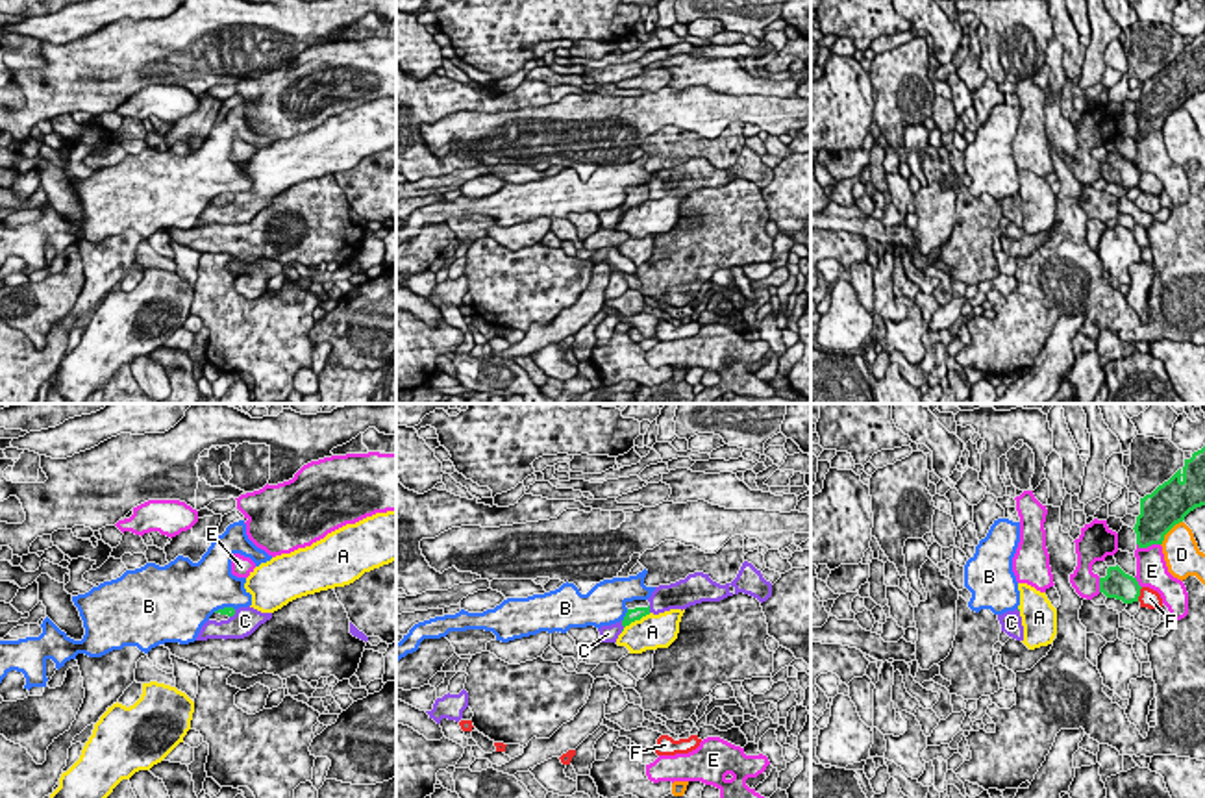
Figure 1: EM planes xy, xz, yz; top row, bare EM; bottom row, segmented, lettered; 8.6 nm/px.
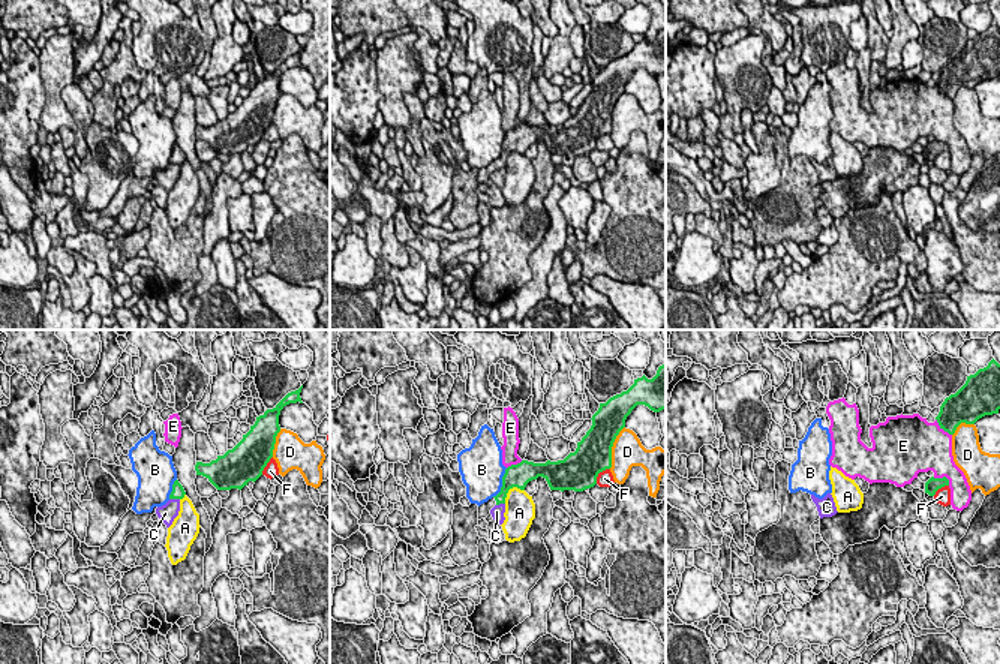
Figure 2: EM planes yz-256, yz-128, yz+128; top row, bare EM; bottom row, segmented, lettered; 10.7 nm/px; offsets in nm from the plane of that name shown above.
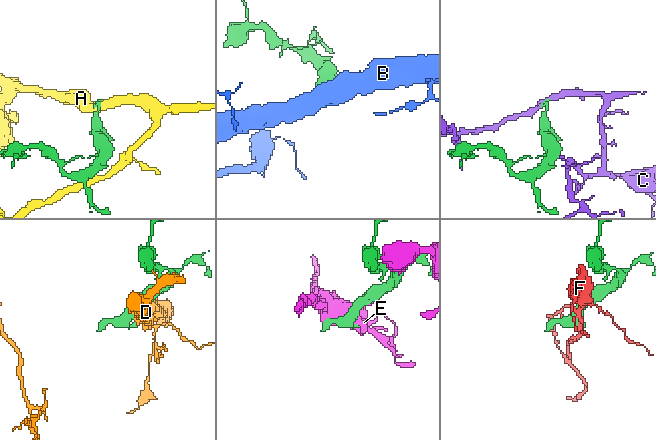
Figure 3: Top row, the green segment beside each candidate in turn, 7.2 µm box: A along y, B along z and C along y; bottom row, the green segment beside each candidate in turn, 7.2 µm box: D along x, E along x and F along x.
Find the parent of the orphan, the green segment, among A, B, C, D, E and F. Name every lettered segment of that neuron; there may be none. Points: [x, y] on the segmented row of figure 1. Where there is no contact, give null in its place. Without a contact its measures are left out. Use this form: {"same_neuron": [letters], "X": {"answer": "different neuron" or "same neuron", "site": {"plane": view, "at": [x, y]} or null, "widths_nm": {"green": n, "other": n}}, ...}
{"same_neuron": [], "A": {"answer": "different neuron", "site": {"plane": "xz", "at": [635, 619]}, "widths_nm": {"green": 120, "other": 300}}, "B": {"answer": "different neuron", "site": {"plane": "xz", "at": [626, 615]}, "widths_nm": {"green": 120, "other": 360}}, "C": {"answer": "different neuron", "site": {"plane": "xz", "at": [622, 624]}, "widths_nm": {"green": 120, "other": 160}}, "D": {"answer": "different neuron", "site": {"plane": "yz", "at": [1168, 530]}, "widths_nm": {"green": 360, "other": 320}}, "E": {"answer": "different neuron", "site": {"plane": "yz", "at": [1148, 545]}, "widths_nm": {"green": 300, "other": 280}}, "F": {"answer": "different neuron", "site": {"plane": "yz", "at": [1139, 595]}, "widths_nm": {"green": 240, "other": 170}}}

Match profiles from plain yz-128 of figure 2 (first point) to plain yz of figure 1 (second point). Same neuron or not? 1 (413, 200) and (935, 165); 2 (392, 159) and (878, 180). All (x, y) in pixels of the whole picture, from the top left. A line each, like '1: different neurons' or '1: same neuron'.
1: different neurons
2: same neuron

